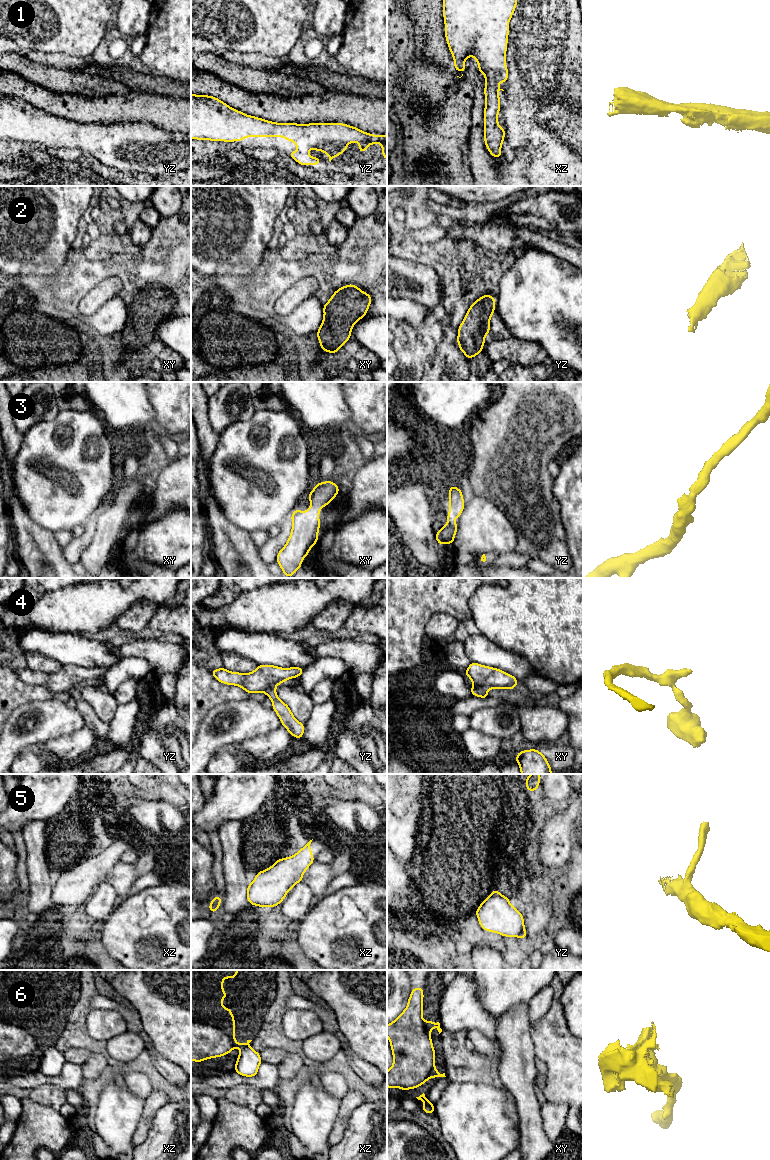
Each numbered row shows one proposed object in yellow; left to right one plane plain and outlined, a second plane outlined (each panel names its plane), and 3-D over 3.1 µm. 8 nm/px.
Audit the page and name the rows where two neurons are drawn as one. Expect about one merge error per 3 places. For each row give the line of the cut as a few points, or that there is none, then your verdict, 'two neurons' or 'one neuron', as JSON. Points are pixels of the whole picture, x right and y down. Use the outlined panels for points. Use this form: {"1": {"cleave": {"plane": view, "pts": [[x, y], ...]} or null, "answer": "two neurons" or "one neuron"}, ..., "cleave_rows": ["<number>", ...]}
{"1": {"cleave": null, "answer": "one neuron"}, "2": {"cleave": null, "answer": "one neuron"}, "3": {"cleave": null, "answer": "one neuron"}, "4": {"cleave": null, "answer": "one neuron"}, "5": {"cleave": null, "answer": "one neuron"}, "6": {"cleave": {"plane": "xz", "pts": [[245, 1044], [240, 1047]]}, "answer": "two neurons"}, "cleave_rows": ["6"]}

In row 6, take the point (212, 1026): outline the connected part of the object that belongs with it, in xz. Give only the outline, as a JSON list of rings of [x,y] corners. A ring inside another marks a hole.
[[[191,970],[191,1060],[201,1062],[224,1056],[234,1048],[245,1045],[235,1041],[235,1019],[232,1010],[224,1008],[221,1001],[228,997],[223,991],[224,978],[236,978],[238,970]]]

